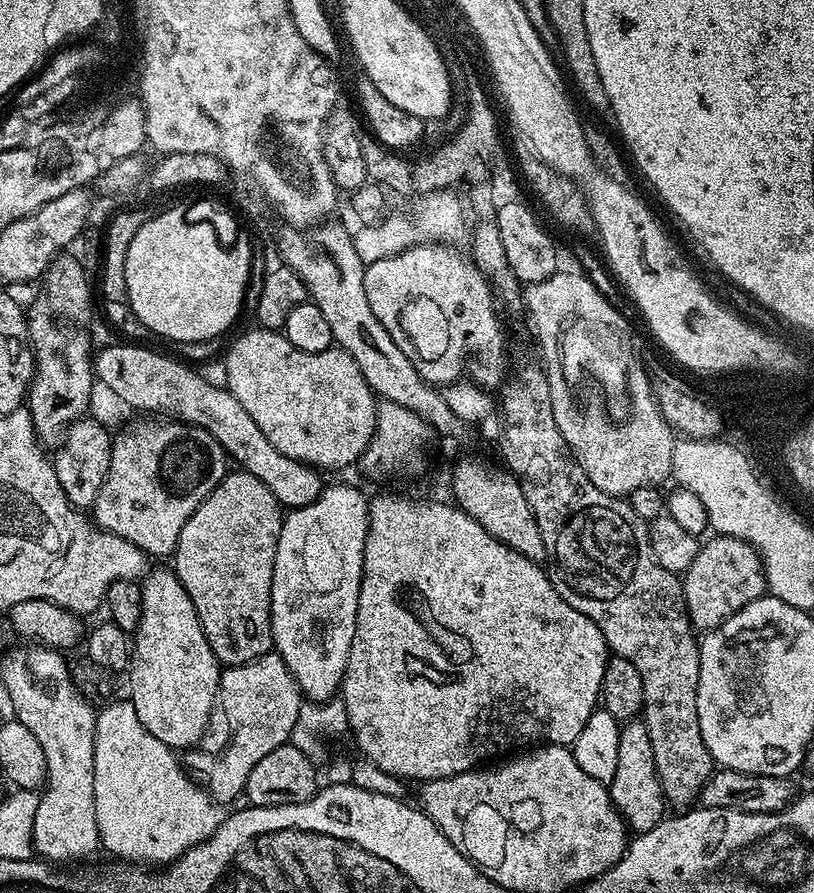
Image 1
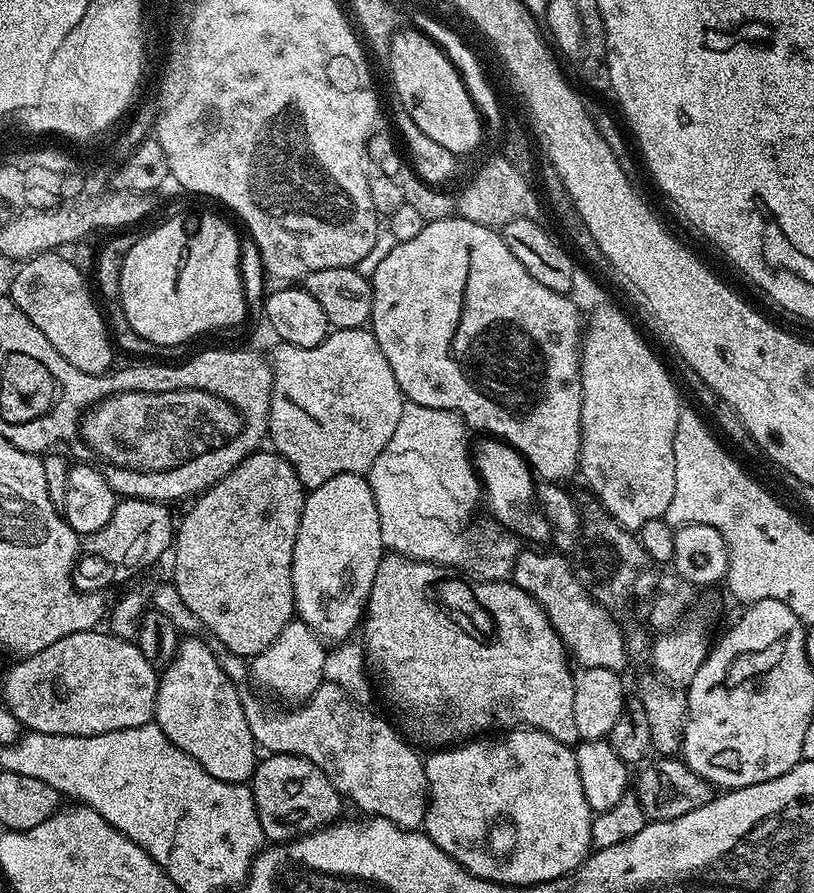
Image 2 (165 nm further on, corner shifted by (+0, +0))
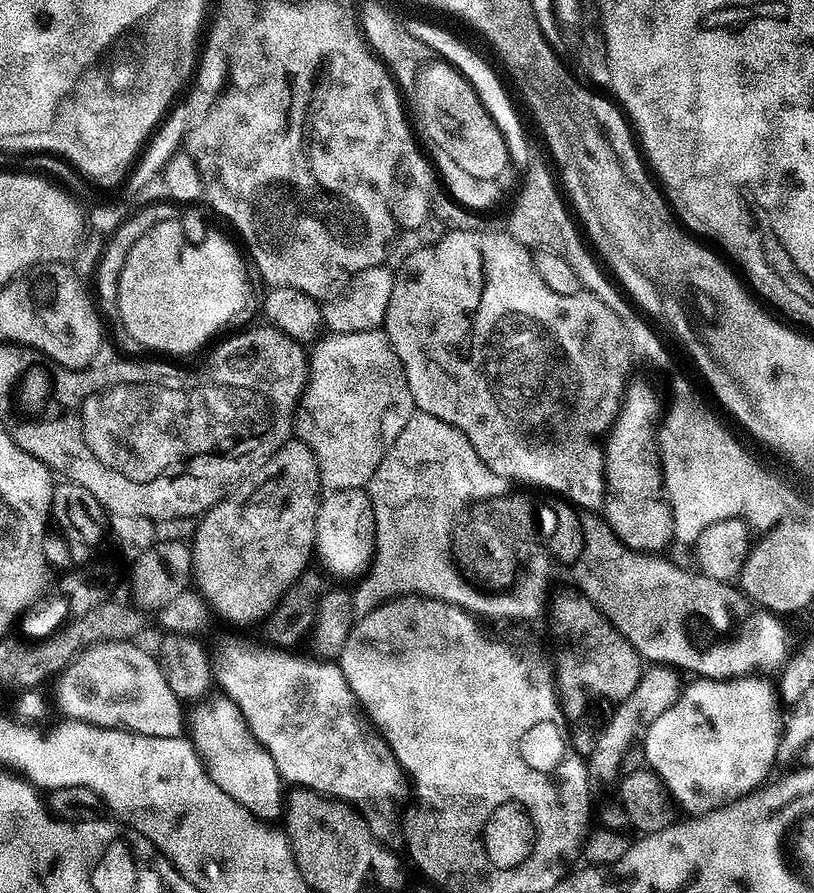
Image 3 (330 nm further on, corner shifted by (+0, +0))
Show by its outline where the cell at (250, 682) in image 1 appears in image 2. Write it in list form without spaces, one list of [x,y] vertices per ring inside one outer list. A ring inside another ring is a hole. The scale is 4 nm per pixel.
[[[293,618],[286,626],[282,626],[282,634],[278,634],[278,638],[274,638],[274,642],[270,642],[270,646],[262,650],[262,654],[251,657],[251,683],[256,683],[255,687],[261,693],[273,692],[280,699],[277,701],[307,702],[320,689],[321,684],[325,683],[323,663],[326,661],[326,656],[325,641],[299,618]]]

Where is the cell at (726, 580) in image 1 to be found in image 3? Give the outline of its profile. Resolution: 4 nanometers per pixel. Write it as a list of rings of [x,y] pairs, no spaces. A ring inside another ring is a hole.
[[[652,666],[641,675],[638,686],[630,698],[626,698],[621,704],[615,705],[612,717],[608,725],[600,732],[596,740],[596,749],[587,753],[586,763],[588,766],[588,783],[594,786],[597,793],[608,792],[617,787],[622,775],[620,767],[626,758],[626,754],[633,751],[643,741],[644,735],[654,726],[654,718],[659,718],[674,706],[682,691],[681,673],[675,668],[667,666]]]

